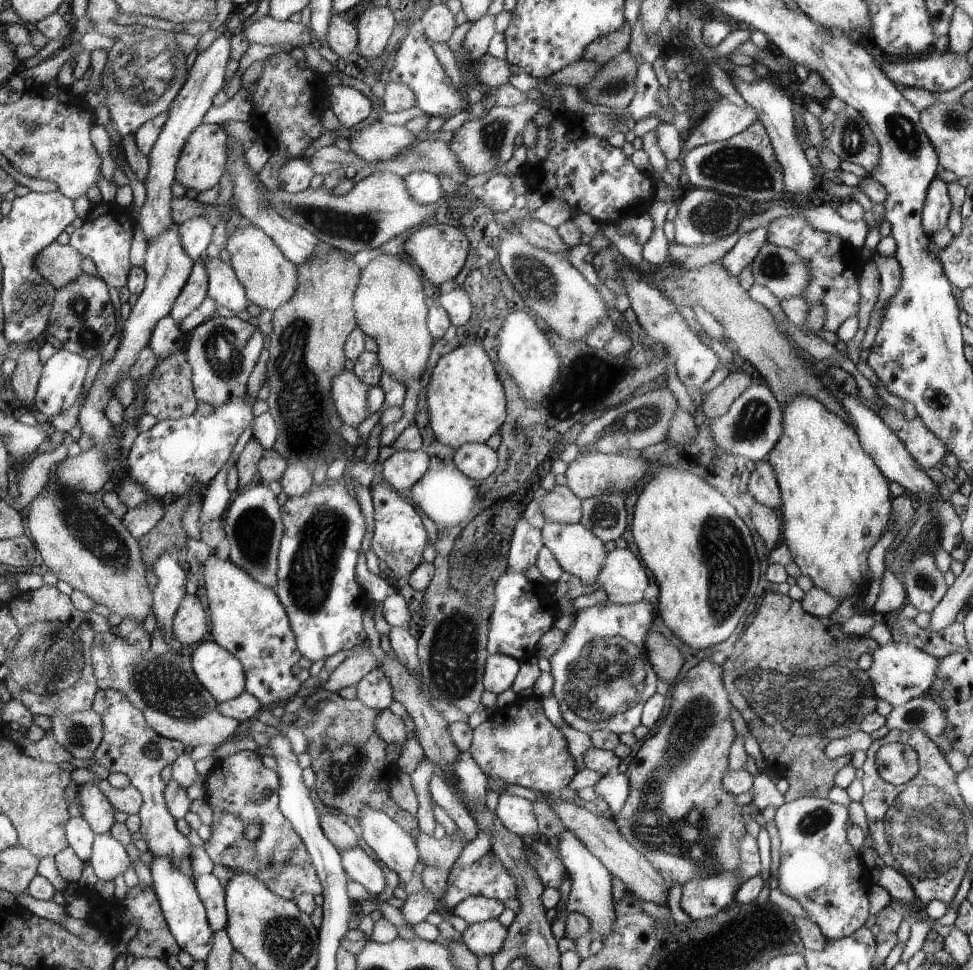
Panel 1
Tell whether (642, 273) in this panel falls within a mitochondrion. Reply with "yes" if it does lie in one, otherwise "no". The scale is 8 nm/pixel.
no

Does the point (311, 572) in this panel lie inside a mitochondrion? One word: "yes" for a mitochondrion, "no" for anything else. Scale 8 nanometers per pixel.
yes

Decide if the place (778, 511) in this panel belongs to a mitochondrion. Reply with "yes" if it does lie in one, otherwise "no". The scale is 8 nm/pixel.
no

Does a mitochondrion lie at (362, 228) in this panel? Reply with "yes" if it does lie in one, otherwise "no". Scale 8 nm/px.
yes

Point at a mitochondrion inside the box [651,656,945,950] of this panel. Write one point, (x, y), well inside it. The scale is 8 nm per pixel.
(779, 696)

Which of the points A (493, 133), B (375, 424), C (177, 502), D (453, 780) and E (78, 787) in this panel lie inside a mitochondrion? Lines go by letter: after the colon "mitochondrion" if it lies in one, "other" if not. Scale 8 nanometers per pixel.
A: mitochondrion
B: other
C: other
D: other
E: other

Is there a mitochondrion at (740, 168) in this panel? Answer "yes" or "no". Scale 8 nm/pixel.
yes

